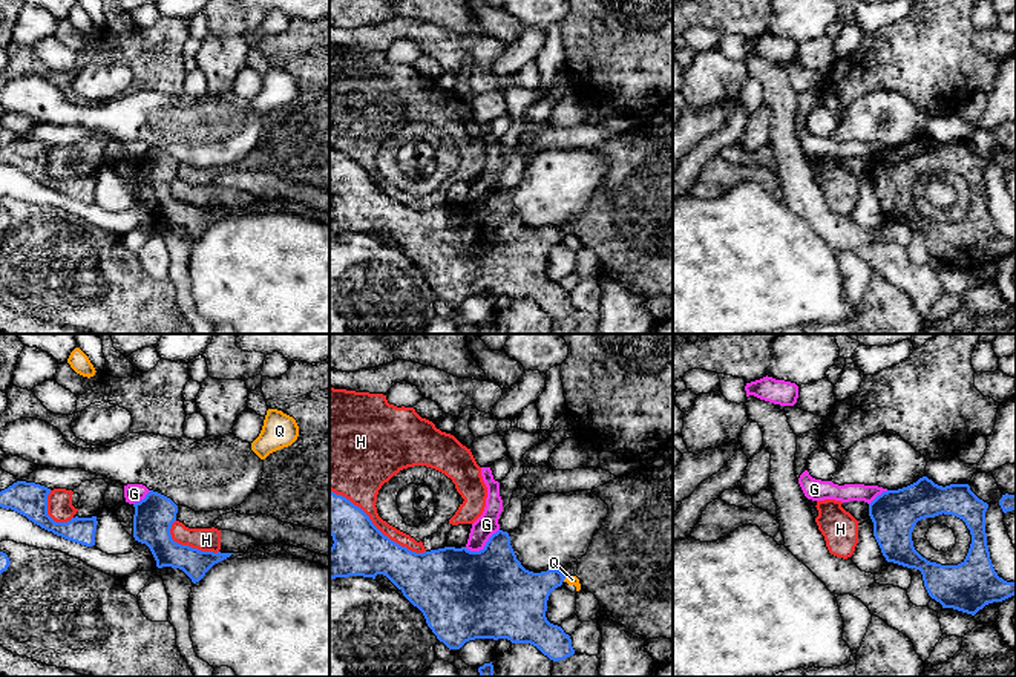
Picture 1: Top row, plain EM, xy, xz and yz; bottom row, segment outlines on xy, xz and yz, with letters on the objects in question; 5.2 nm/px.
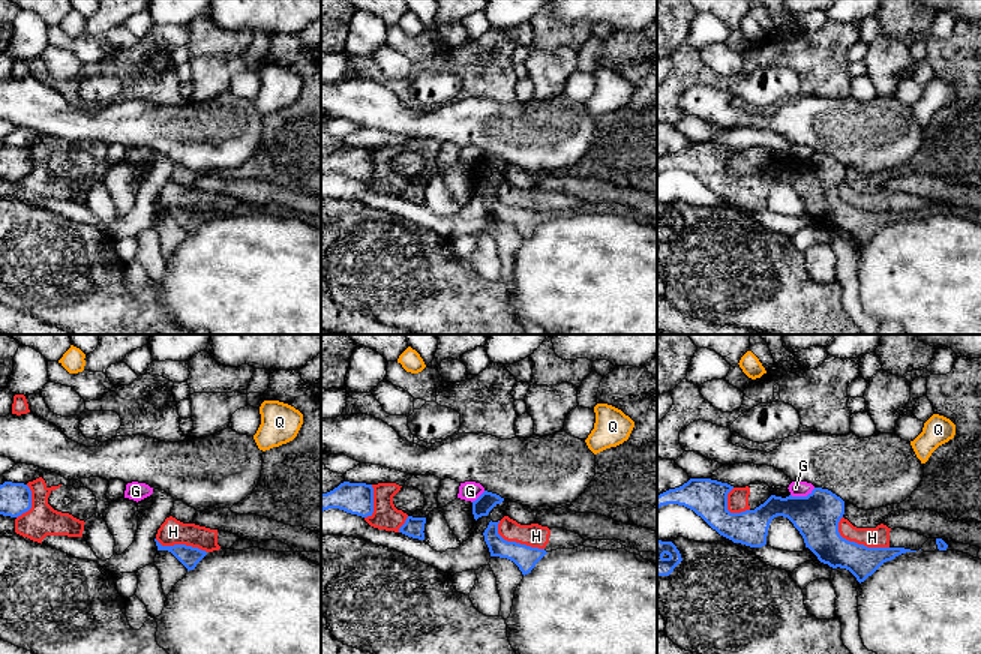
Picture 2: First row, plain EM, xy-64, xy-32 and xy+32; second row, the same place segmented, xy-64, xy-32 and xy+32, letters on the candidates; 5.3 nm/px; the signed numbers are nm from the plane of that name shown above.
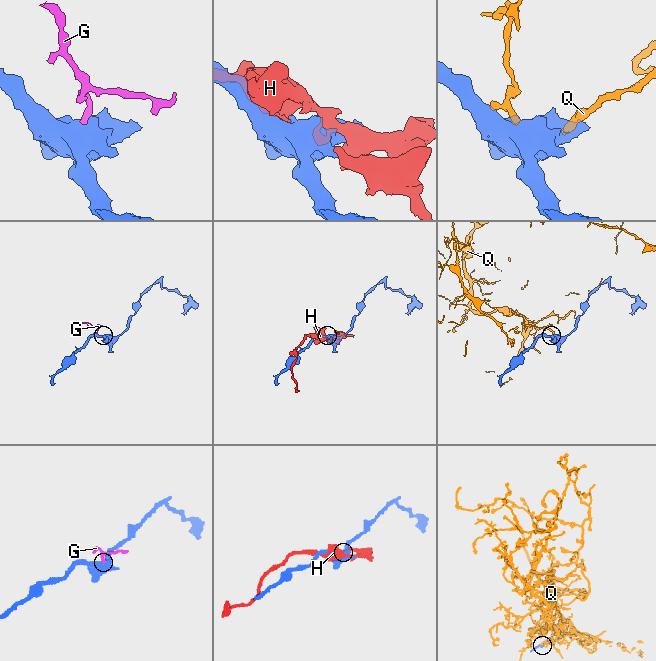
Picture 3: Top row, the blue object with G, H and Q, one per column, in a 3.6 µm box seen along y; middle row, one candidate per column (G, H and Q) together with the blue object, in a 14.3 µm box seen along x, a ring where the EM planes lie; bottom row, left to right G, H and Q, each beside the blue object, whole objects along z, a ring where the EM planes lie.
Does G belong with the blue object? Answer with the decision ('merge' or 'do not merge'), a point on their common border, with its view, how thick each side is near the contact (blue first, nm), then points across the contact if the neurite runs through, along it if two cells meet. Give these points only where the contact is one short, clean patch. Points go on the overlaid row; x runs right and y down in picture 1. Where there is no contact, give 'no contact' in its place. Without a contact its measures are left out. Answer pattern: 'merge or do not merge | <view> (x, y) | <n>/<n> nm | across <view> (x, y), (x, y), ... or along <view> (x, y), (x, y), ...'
do not merge | xz (485, 547) | 460/110 nm | along xz (498, 529), (481, 549), (468, 550), (465, 547)

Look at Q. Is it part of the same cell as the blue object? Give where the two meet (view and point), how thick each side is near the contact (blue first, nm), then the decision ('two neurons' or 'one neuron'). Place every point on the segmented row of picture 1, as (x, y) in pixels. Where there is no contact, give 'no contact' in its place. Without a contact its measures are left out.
contact xz (564, 578); calibres 280 and 50 nm; two neurons

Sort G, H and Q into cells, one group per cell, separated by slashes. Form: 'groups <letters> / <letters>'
groups G / H / Q

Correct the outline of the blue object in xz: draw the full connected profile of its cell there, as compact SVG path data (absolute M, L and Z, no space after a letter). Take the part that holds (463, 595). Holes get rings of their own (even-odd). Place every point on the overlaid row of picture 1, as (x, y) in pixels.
M329 490L329 535L334 541L329 548L329 581L386 576L423 613L428 626L449 649L460 649L475 639L507 639L530 643L553 662L575 654L570 636L546 617L549 596L565 576L559 570L526 570L516 559L507 531L493 533L480 551L444 547L415 553L391 541L360 507Z

